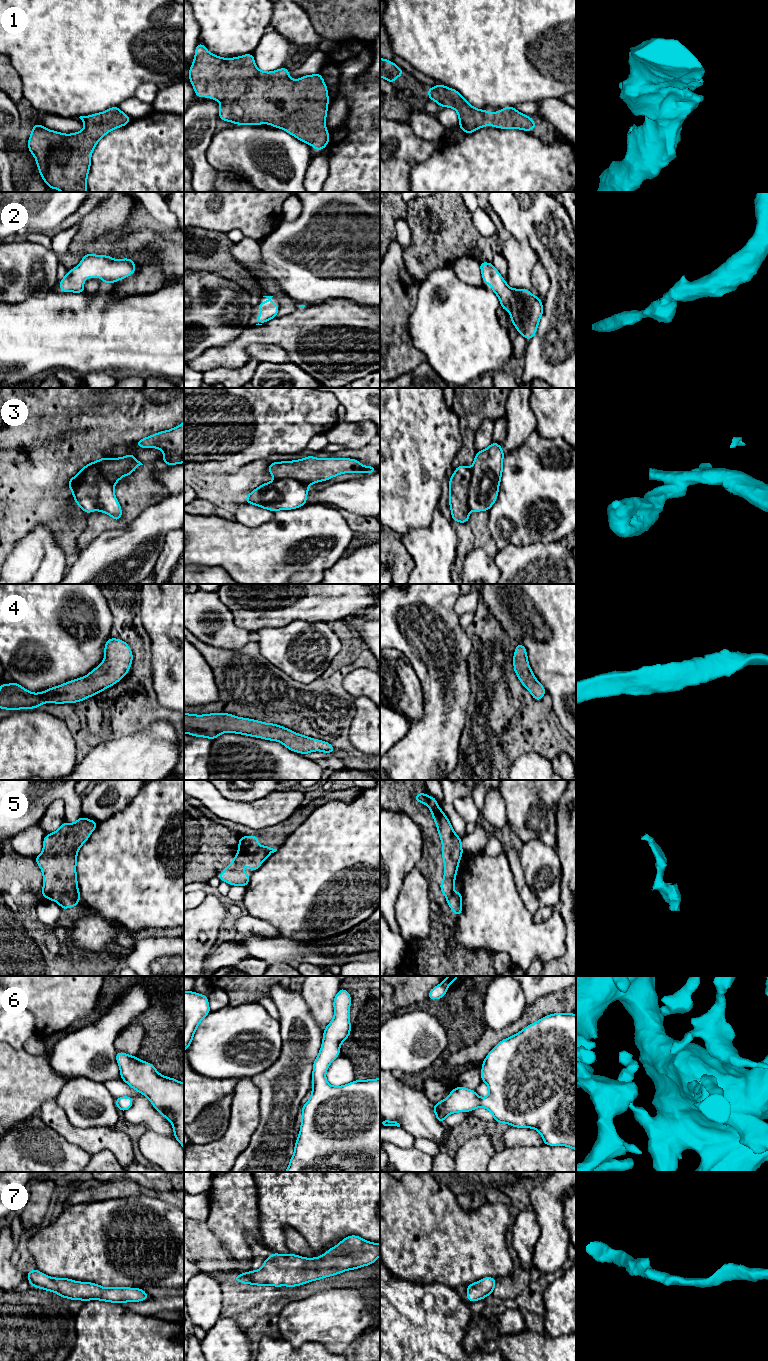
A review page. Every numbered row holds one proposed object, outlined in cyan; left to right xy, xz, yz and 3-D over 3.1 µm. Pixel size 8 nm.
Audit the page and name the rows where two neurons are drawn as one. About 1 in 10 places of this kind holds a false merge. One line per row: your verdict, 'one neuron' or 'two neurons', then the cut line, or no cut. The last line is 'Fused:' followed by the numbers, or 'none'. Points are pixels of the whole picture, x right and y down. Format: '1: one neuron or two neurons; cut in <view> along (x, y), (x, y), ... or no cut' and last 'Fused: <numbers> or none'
1: one neuron; no cut
2: one neuron; no cut
3: two neurons; cut in yz along (470, 468), (469, 510)
4: one neuron; no cut
5: two neurons; cut in xz along (240, 851), (256, 852), (266, 850), (269, 853)
6: one neuron; no cut
7: one neuron; no cut
Fused: 3, 5

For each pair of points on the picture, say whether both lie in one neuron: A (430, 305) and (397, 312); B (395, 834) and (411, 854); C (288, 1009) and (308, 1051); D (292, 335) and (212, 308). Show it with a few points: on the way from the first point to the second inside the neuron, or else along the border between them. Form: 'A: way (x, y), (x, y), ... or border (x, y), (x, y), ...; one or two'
A: border (419, 286), (416, 304), (410, 317), (408, 332); two
B: way (396, 839), (406, 849); one
C: way (295, 1020), (298, 1028), (310, 1040); one
D: border (248, 325), (230, 340); two

